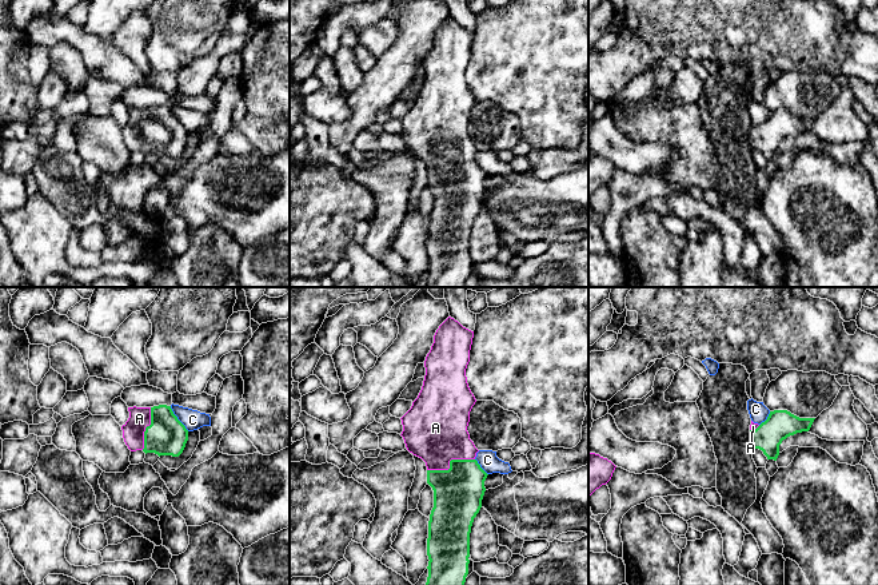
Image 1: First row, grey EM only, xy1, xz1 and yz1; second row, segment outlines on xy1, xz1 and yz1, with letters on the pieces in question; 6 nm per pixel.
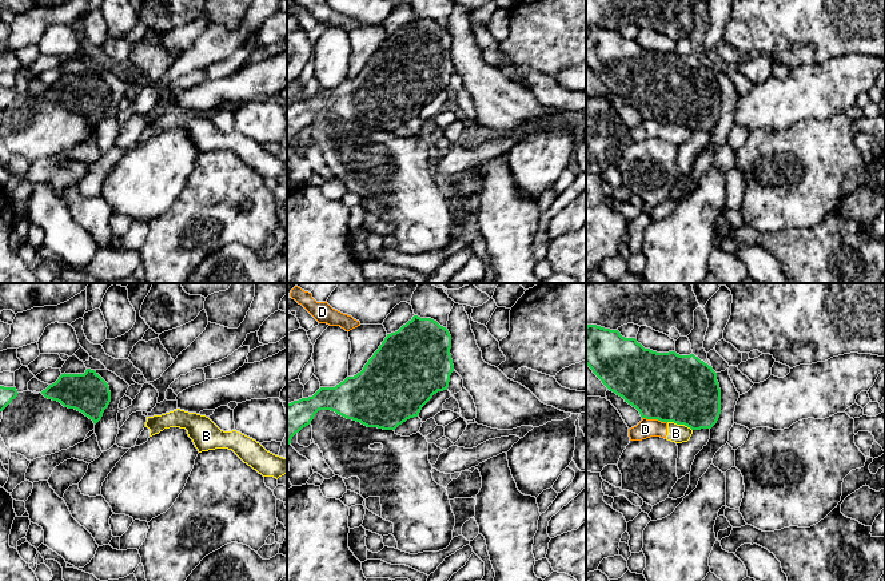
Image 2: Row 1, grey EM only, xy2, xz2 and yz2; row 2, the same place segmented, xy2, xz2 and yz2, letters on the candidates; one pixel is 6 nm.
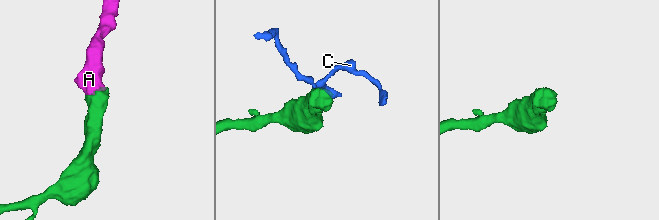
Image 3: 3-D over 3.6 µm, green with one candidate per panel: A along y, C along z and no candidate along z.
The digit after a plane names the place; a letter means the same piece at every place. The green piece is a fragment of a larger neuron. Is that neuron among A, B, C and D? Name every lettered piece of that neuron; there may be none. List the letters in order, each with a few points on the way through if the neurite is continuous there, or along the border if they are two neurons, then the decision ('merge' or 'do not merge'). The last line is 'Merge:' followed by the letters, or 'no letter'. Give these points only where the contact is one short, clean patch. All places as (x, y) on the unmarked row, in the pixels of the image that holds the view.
A: runs through xz1 (458, 192), (458, 180), (450, 164), (450, 155), (435, 128); merge
B: border along yz2 (666, 123), (686, 126), (692, 131); do not merge
C: border along xy1 (170, 107), (176, 119), (188, 131); do not merge
D: border along yz2 (642, 118), (660, 120), (666, 124); do not merge
Merge: A

